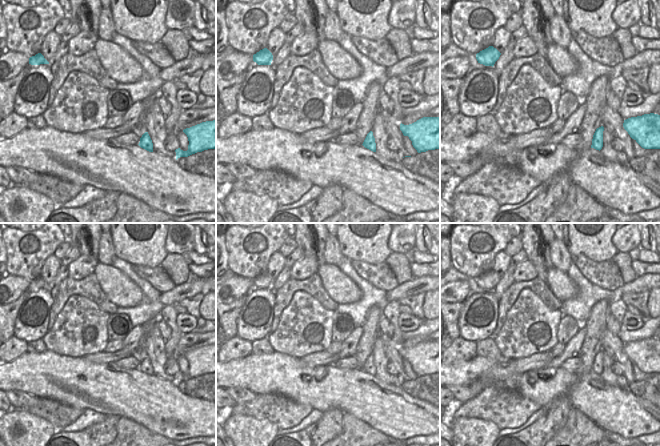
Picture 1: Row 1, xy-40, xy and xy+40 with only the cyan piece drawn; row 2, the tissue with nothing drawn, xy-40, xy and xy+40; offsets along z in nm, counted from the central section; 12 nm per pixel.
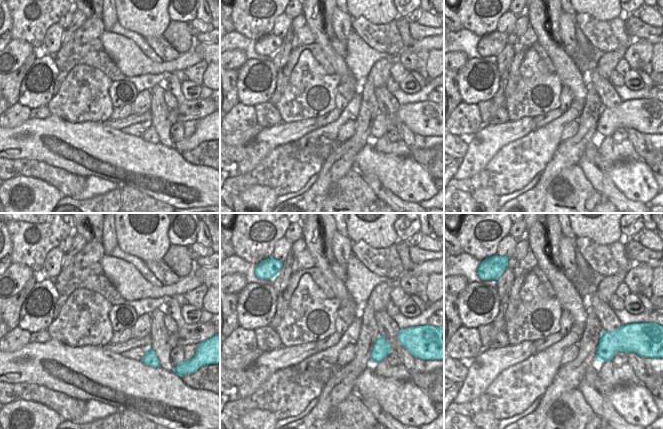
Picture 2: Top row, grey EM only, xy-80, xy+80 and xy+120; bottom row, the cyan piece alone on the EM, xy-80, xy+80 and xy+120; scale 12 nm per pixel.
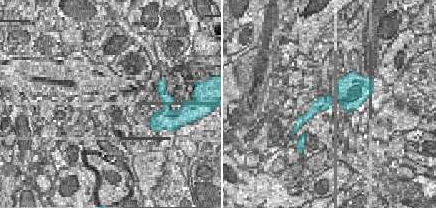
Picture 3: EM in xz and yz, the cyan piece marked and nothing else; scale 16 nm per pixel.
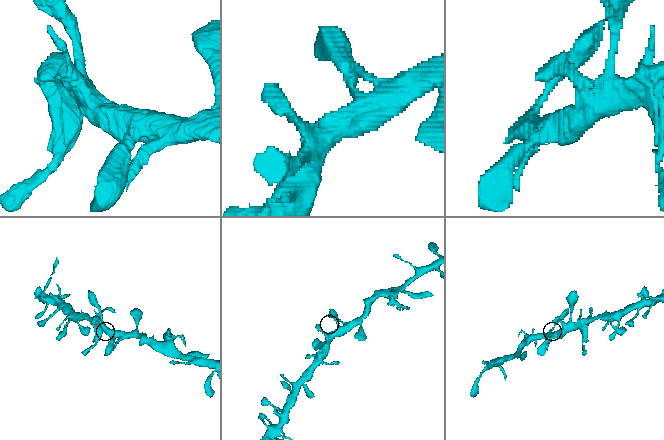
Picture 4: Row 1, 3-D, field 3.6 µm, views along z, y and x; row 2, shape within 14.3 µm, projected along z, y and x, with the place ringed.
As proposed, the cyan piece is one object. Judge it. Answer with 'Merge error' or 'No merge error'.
No merge error.

